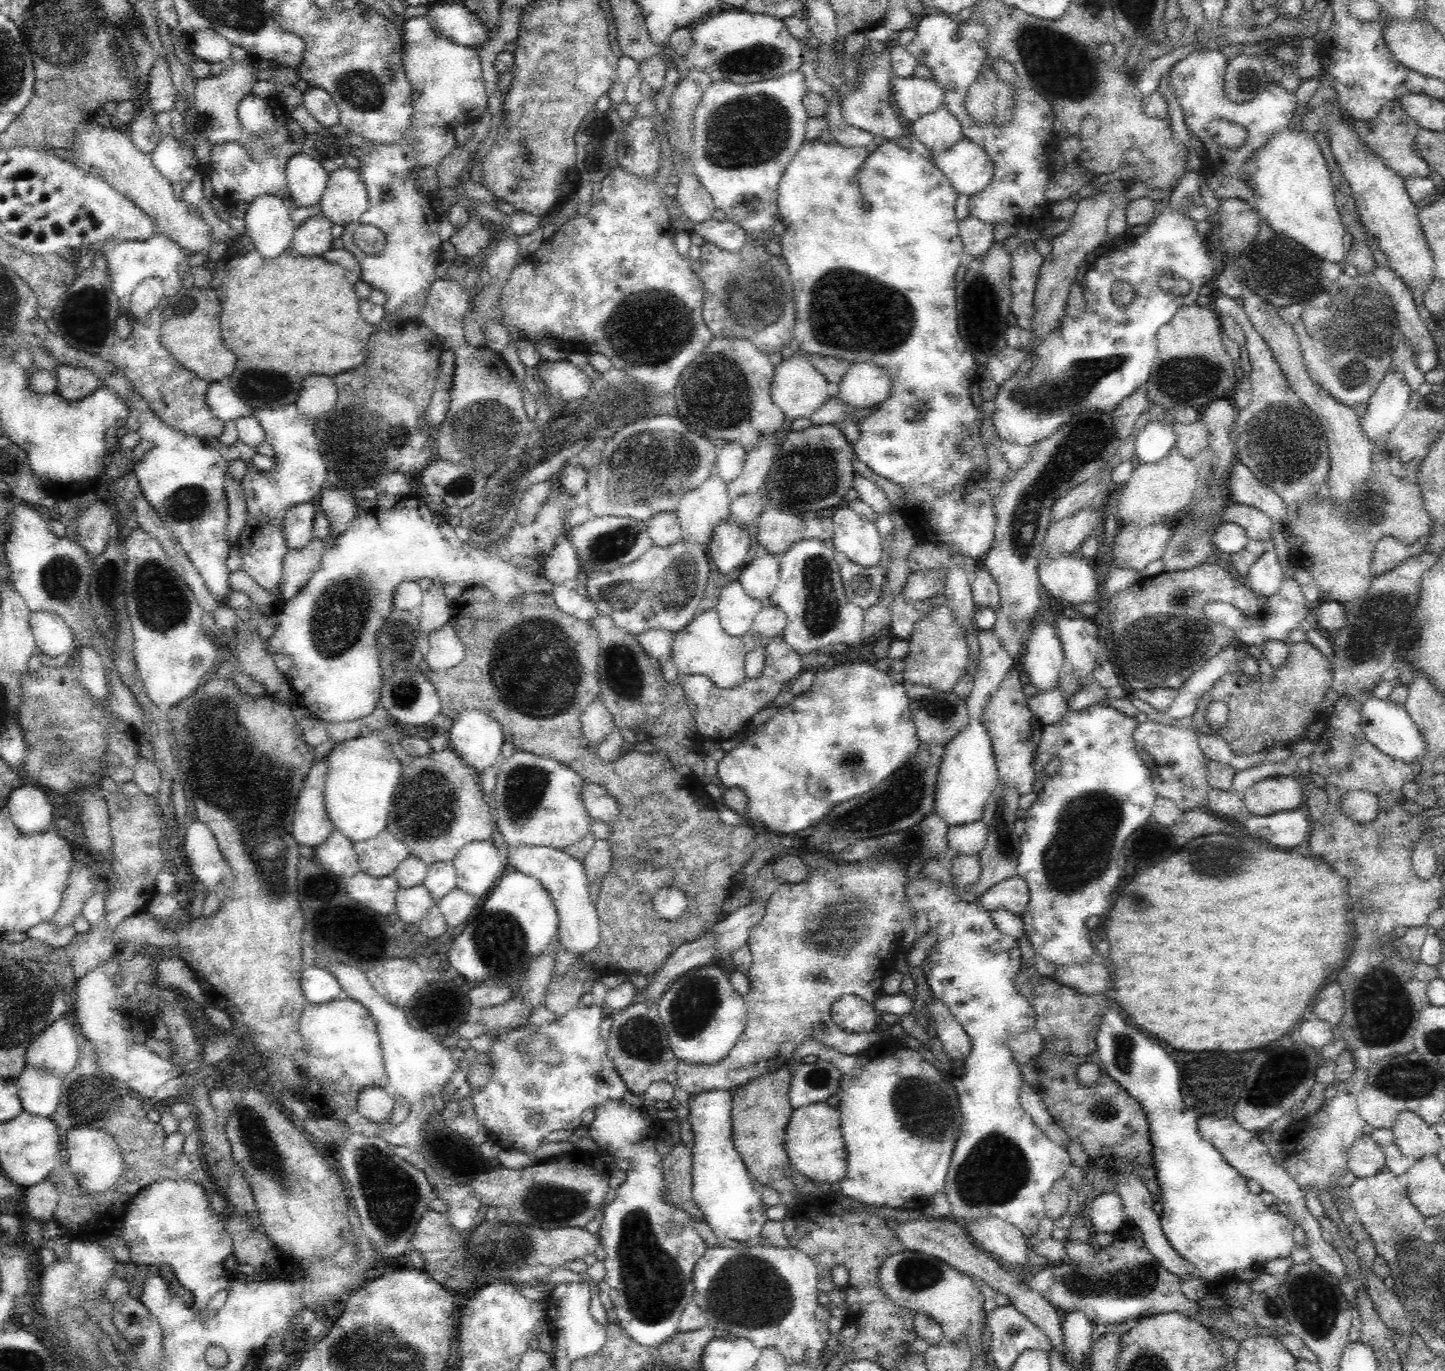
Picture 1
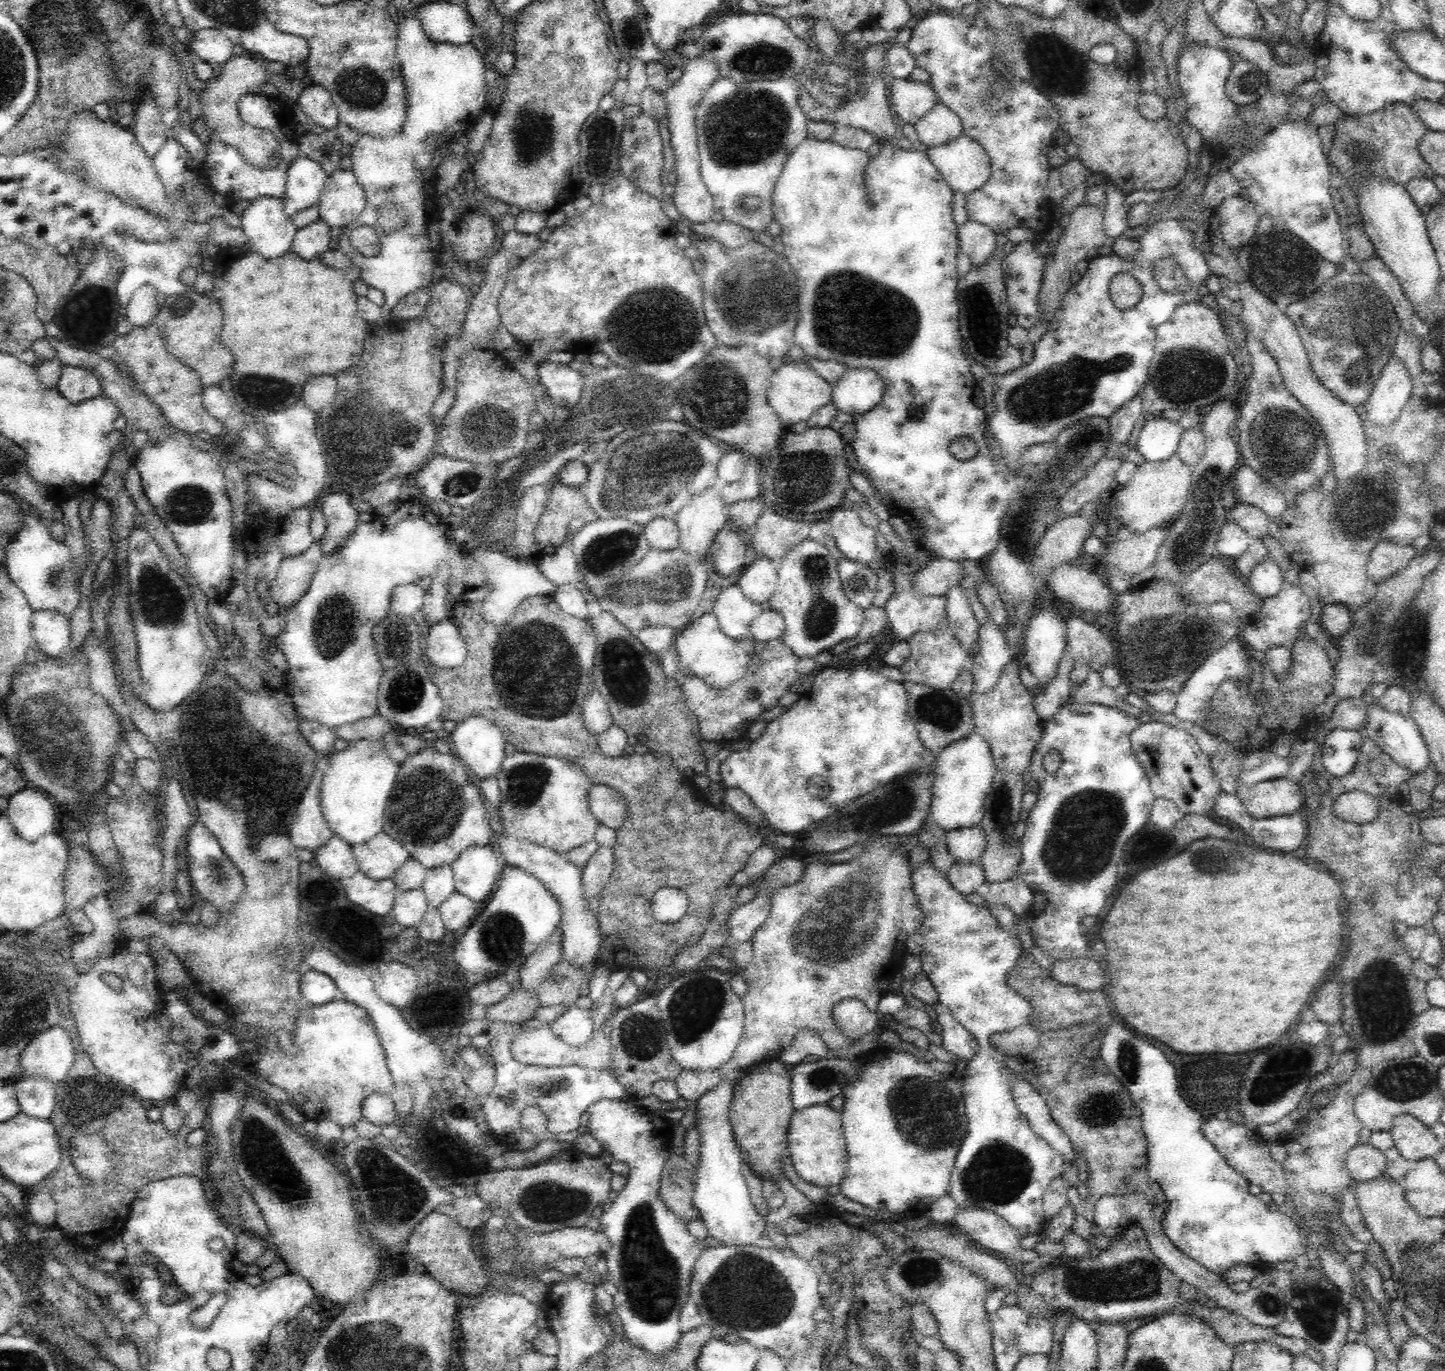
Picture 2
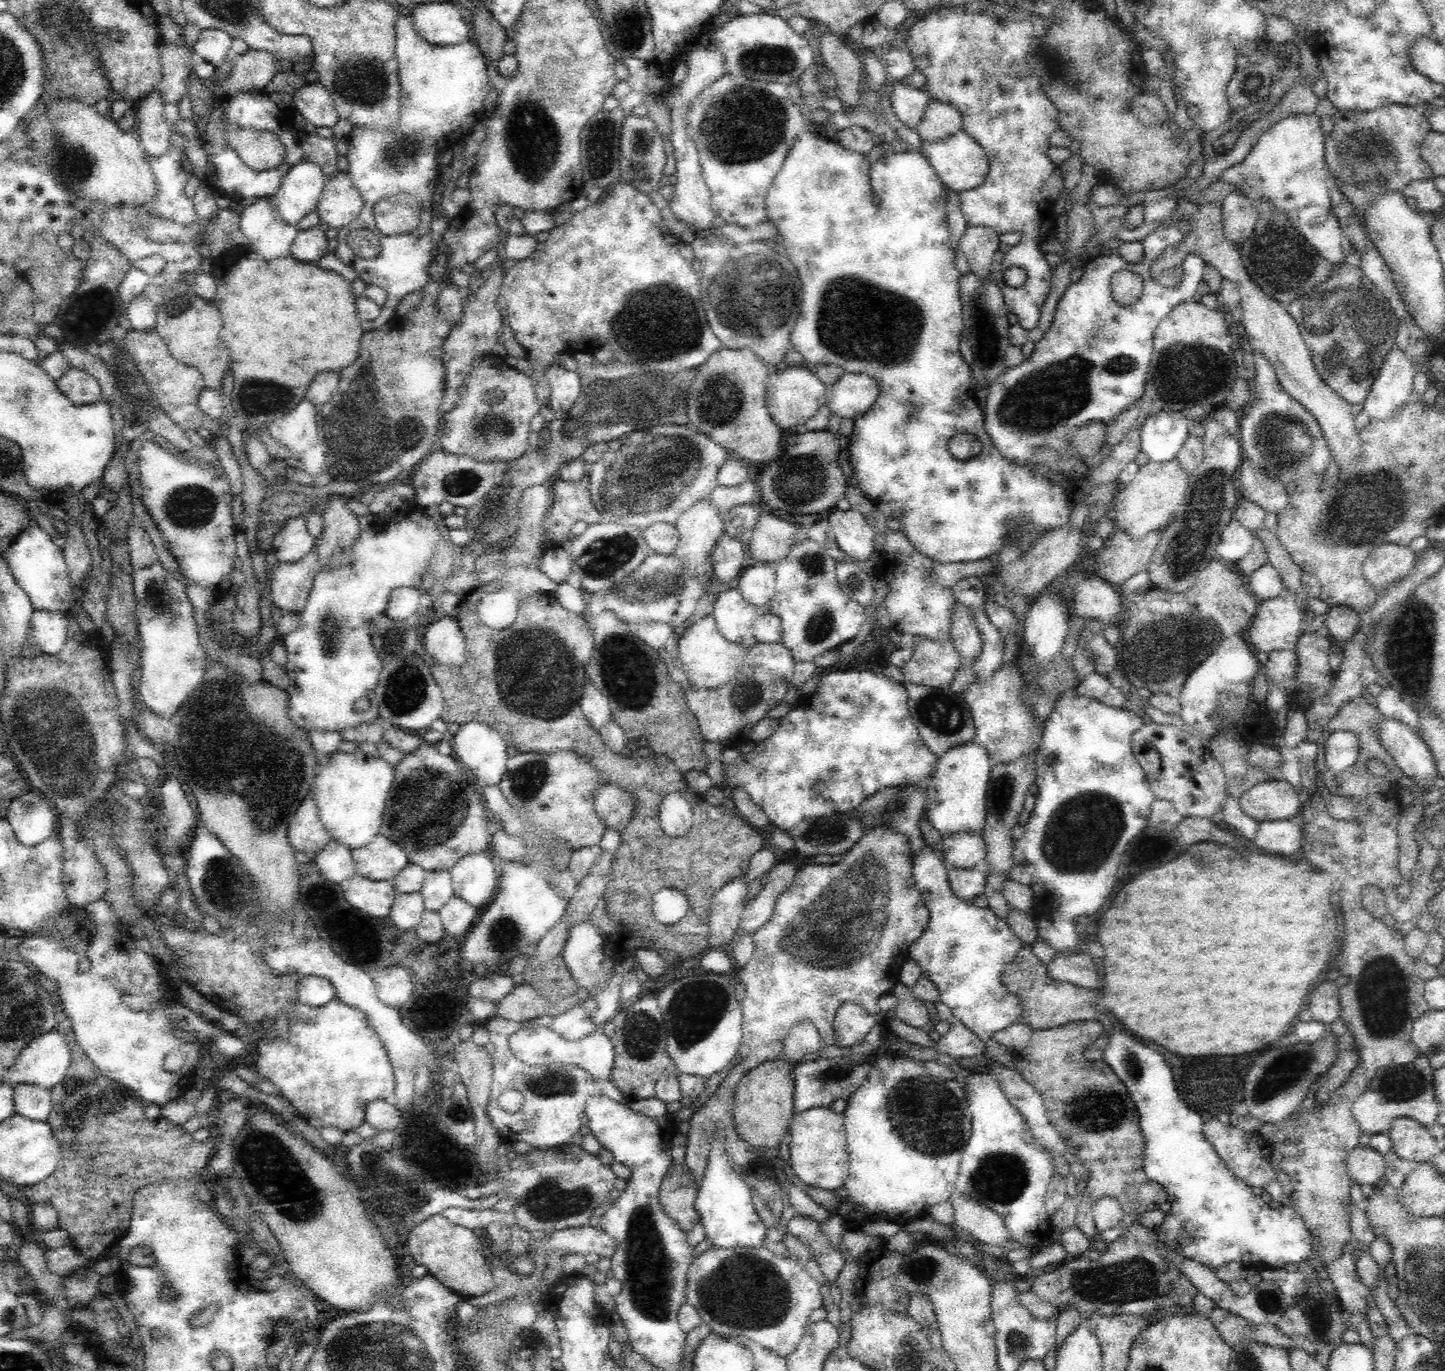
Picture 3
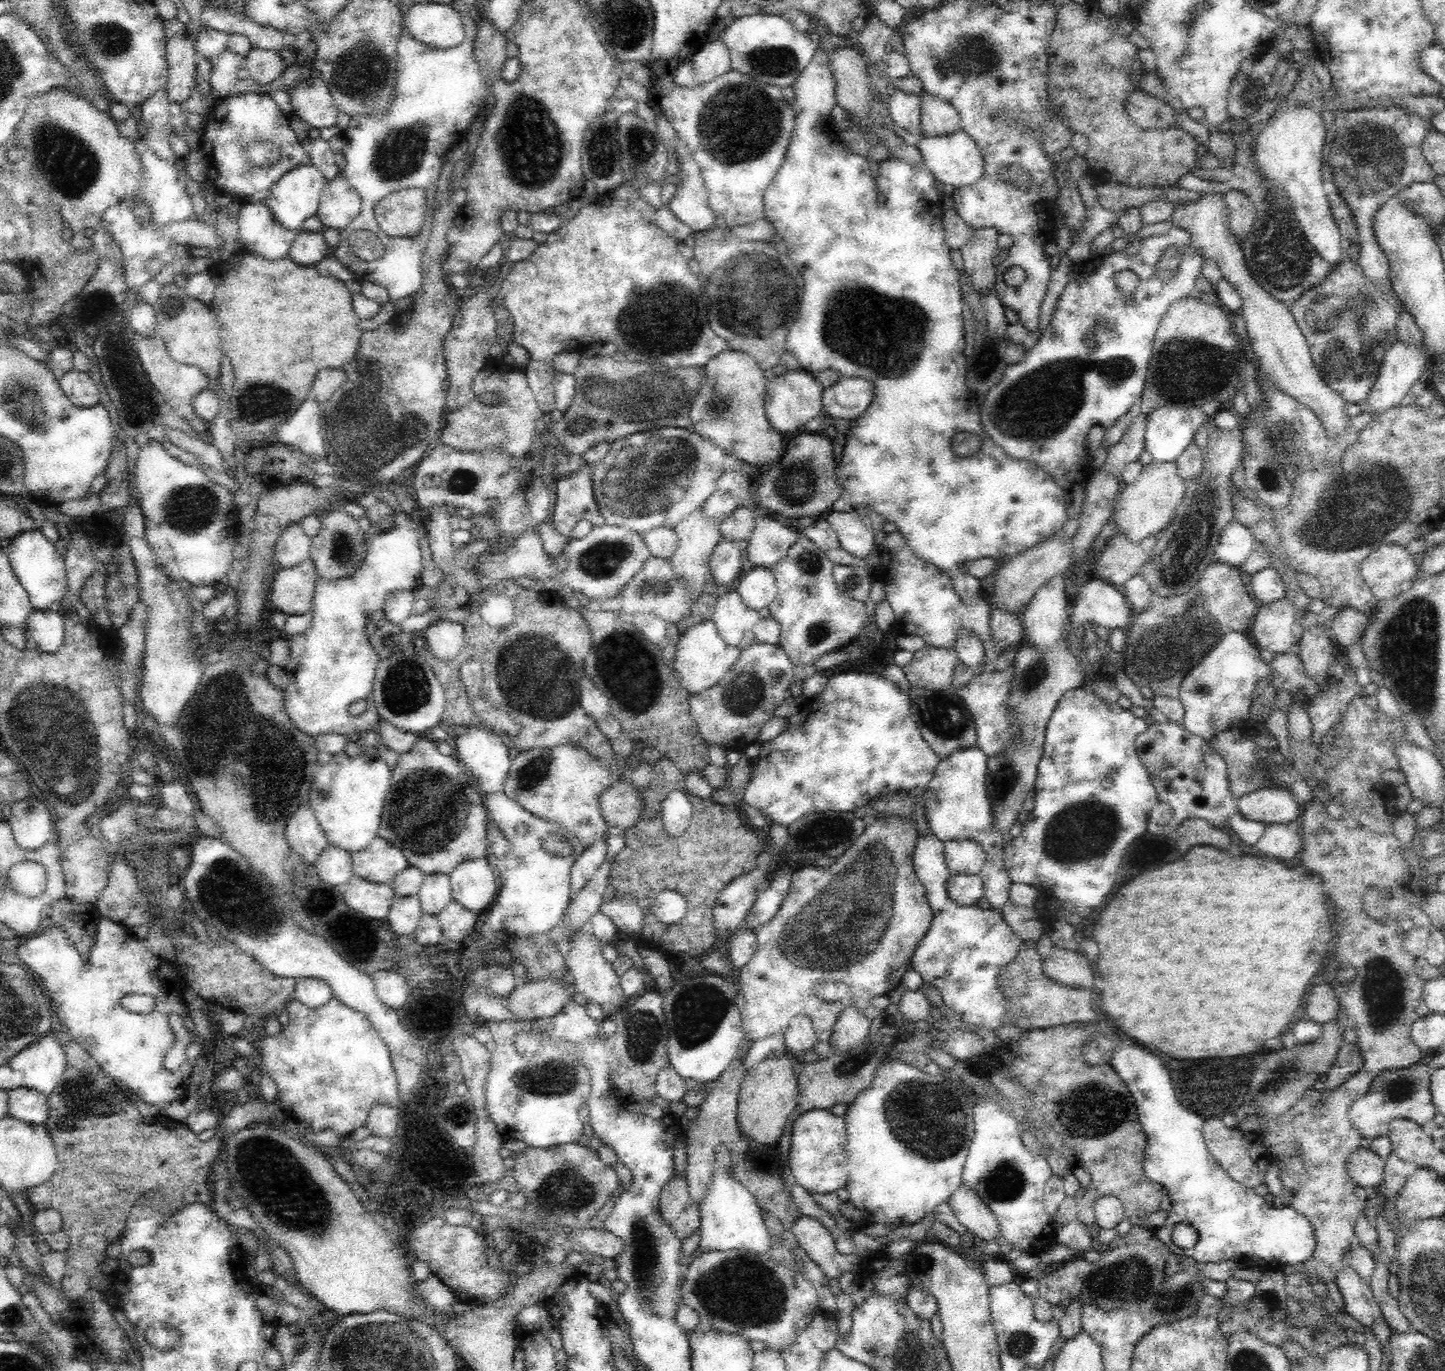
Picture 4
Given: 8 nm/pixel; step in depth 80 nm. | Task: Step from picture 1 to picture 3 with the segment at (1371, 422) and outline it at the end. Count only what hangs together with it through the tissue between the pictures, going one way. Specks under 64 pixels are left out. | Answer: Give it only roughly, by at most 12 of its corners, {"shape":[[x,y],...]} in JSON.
{"shape":[[1399,346],[1386,354],[1363,402],[1371,420],[1408,401],[1420,372]]}

